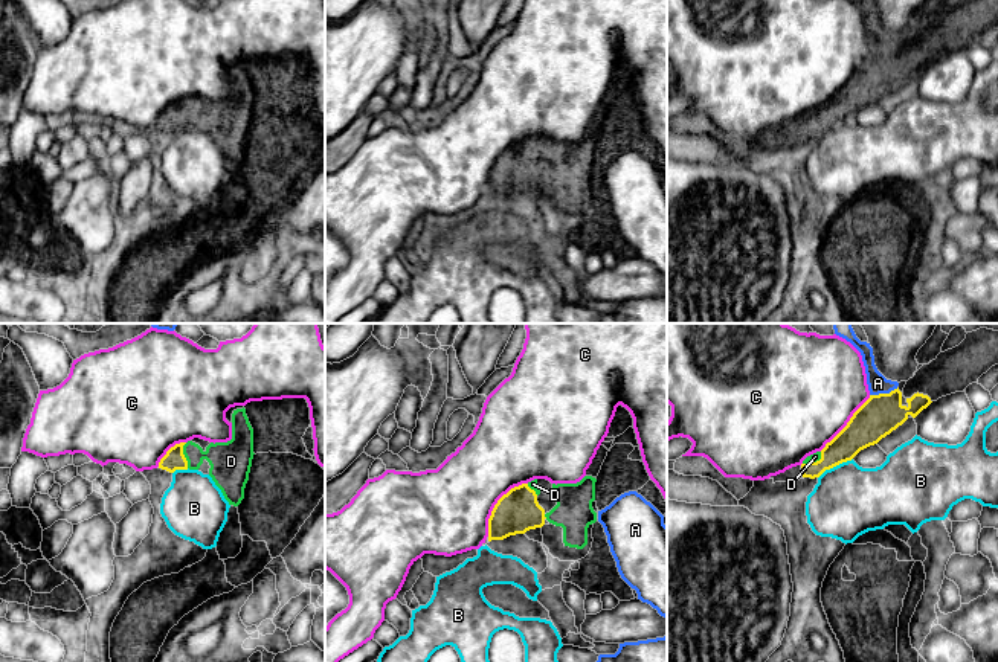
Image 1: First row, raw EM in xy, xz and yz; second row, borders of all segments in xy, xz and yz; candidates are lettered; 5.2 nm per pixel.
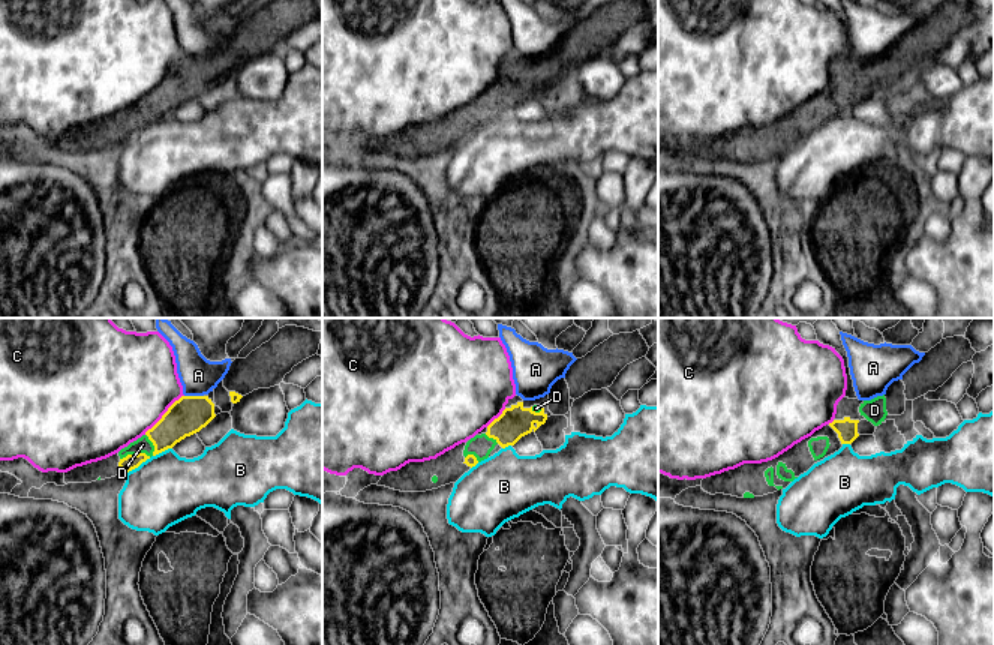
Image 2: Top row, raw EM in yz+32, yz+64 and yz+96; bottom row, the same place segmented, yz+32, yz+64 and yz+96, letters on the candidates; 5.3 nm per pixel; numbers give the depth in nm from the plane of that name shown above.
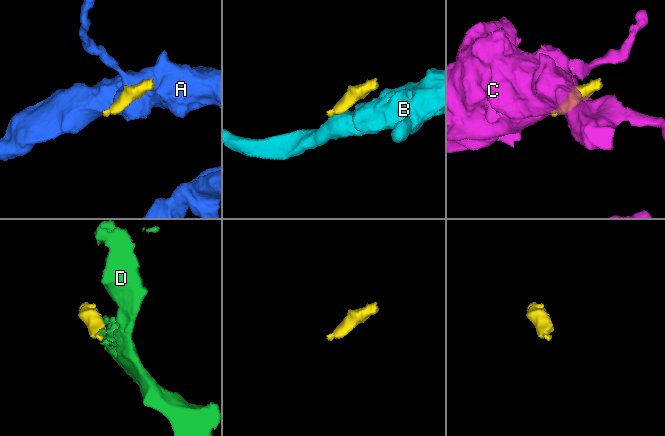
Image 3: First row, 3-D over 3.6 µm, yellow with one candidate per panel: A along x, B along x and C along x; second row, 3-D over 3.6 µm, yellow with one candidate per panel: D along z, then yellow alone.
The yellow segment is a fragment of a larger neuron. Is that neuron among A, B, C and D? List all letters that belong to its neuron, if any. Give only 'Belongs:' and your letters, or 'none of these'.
Belongs: D

